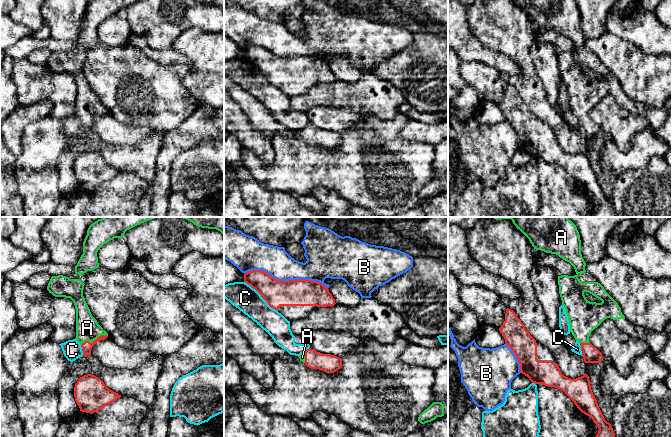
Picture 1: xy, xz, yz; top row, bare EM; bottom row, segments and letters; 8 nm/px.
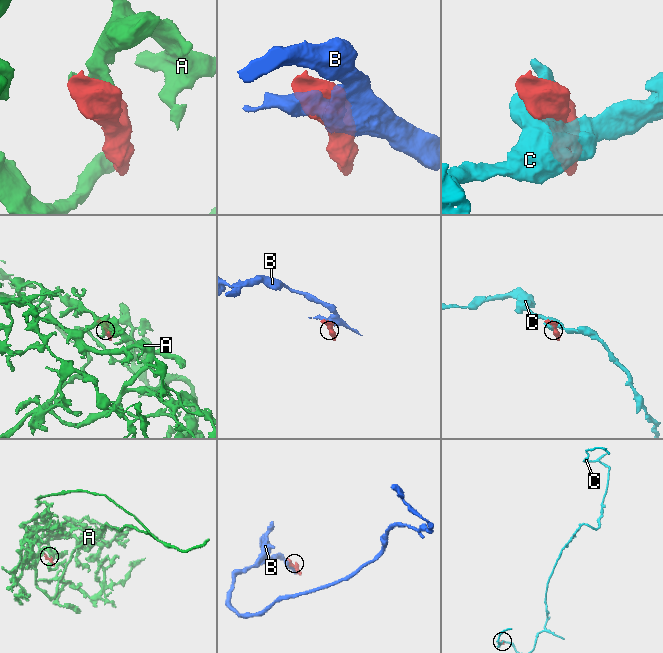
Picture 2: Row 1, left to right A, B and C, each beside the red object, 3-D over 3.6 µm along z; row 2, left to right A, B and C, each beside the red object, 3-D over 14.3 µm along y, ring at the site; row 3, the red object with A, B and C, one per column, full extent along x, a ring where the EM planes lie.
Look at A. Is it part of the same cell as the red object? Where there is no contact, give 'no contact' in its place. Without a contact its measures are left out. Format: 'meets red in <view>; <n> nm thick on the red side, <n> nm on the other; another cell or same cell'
meets red in xy; 80 nm thick on the red side, 190 nm on the other; same cell

